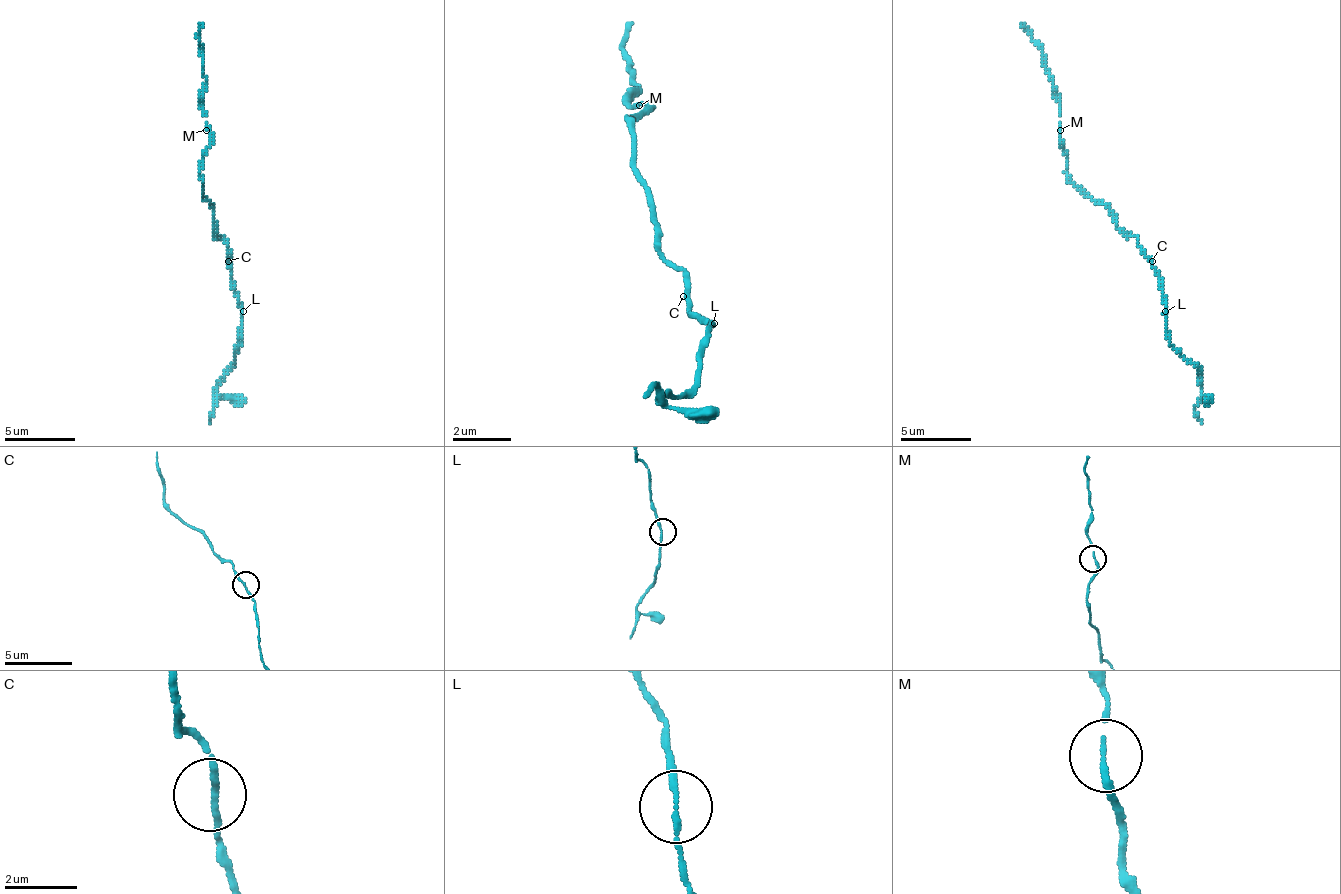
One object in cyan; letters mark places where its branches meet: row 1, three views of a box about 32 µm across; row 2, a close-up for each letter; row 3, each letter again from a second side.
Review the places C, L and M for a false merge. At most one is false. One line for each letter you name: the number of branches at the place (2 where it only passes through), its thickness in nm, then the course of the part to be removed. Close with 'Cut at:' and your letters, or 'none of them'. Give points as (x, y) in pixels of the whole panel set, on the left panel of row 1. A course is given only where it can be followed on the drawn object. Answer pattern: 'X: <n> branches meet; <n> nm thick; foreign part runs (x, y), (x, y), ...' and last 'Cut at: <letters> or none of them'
Cut at: none of them

